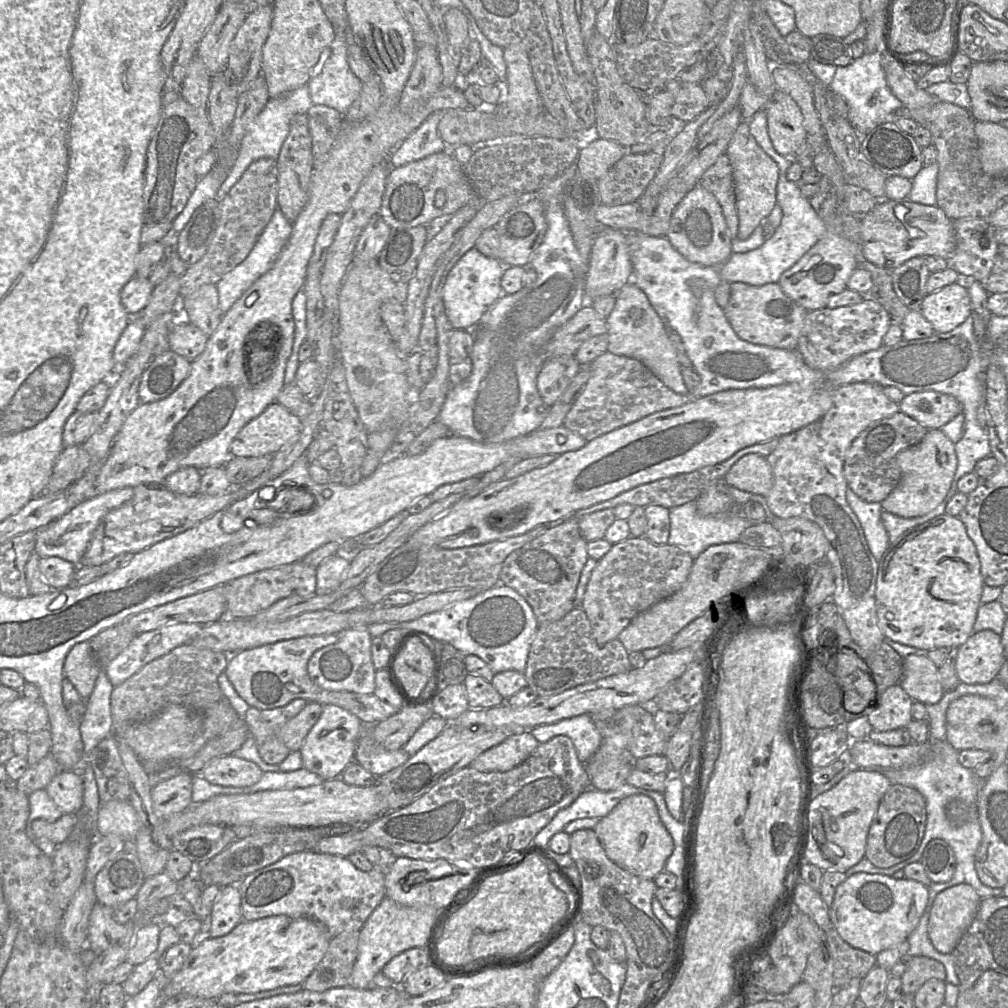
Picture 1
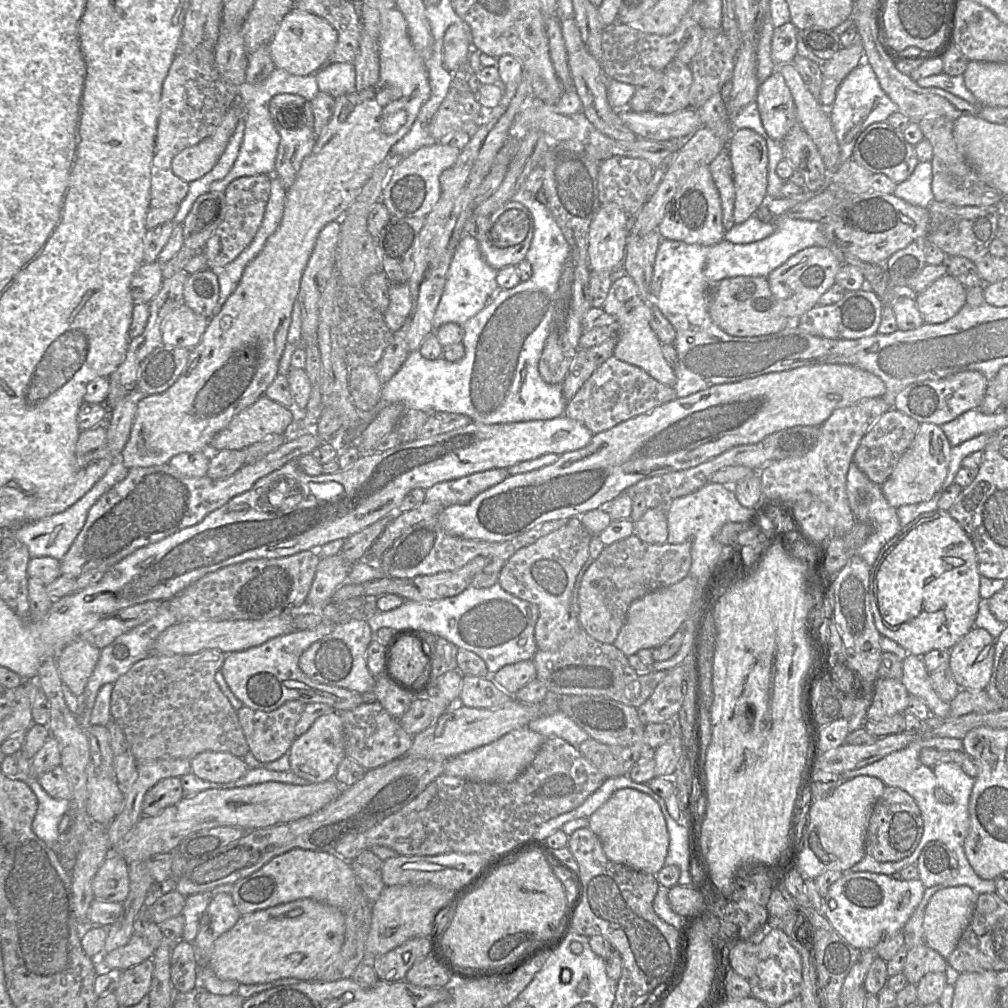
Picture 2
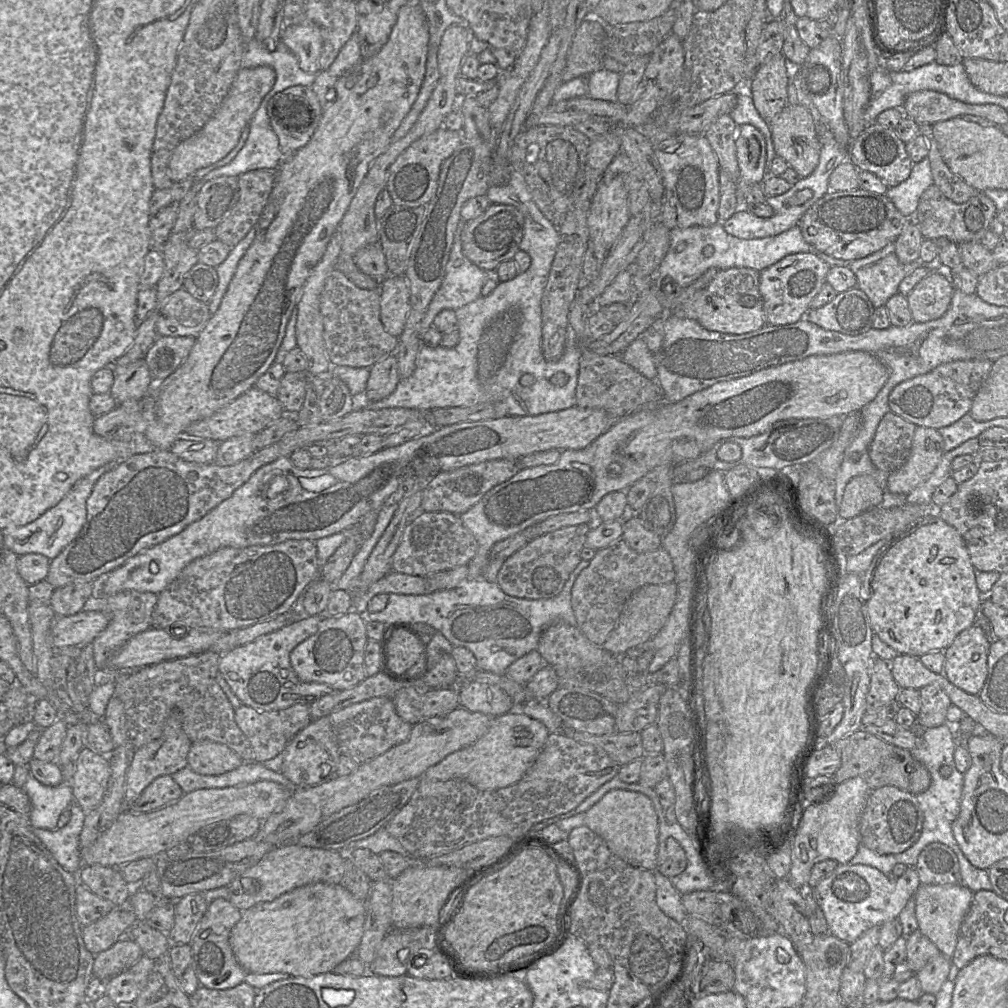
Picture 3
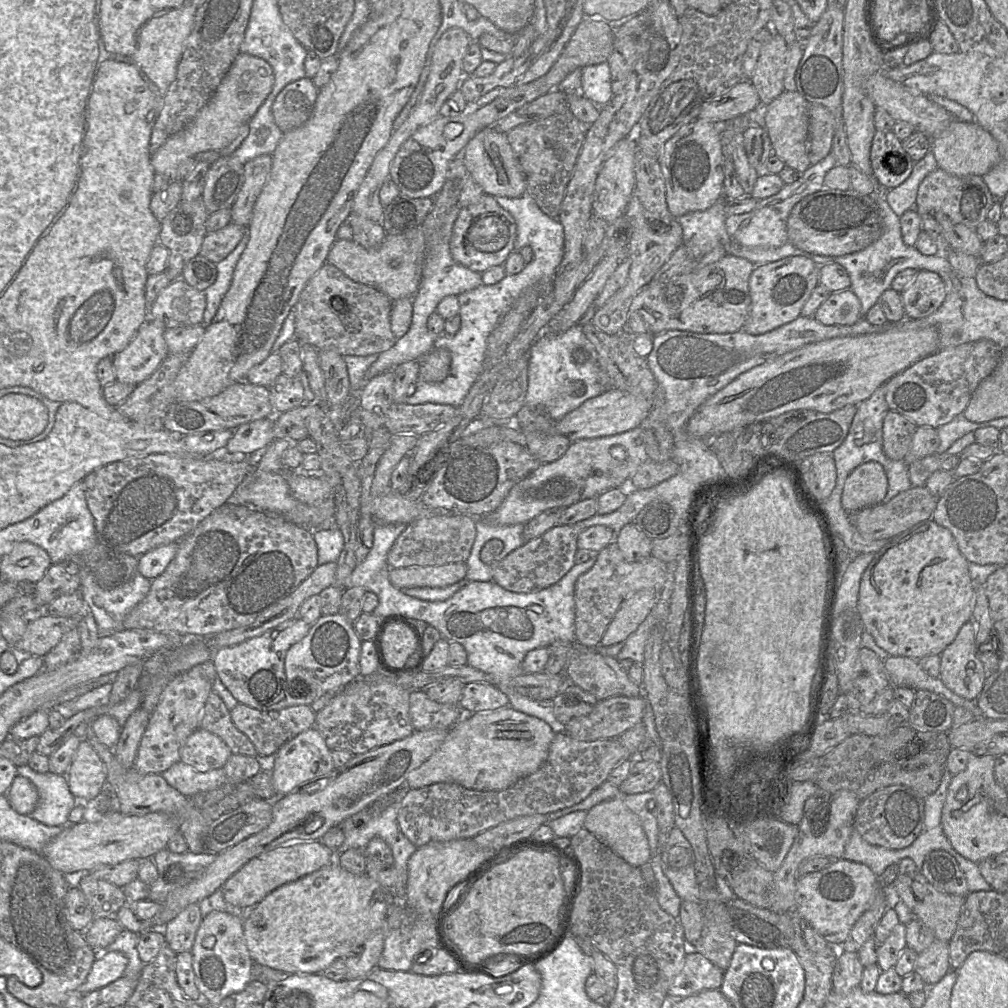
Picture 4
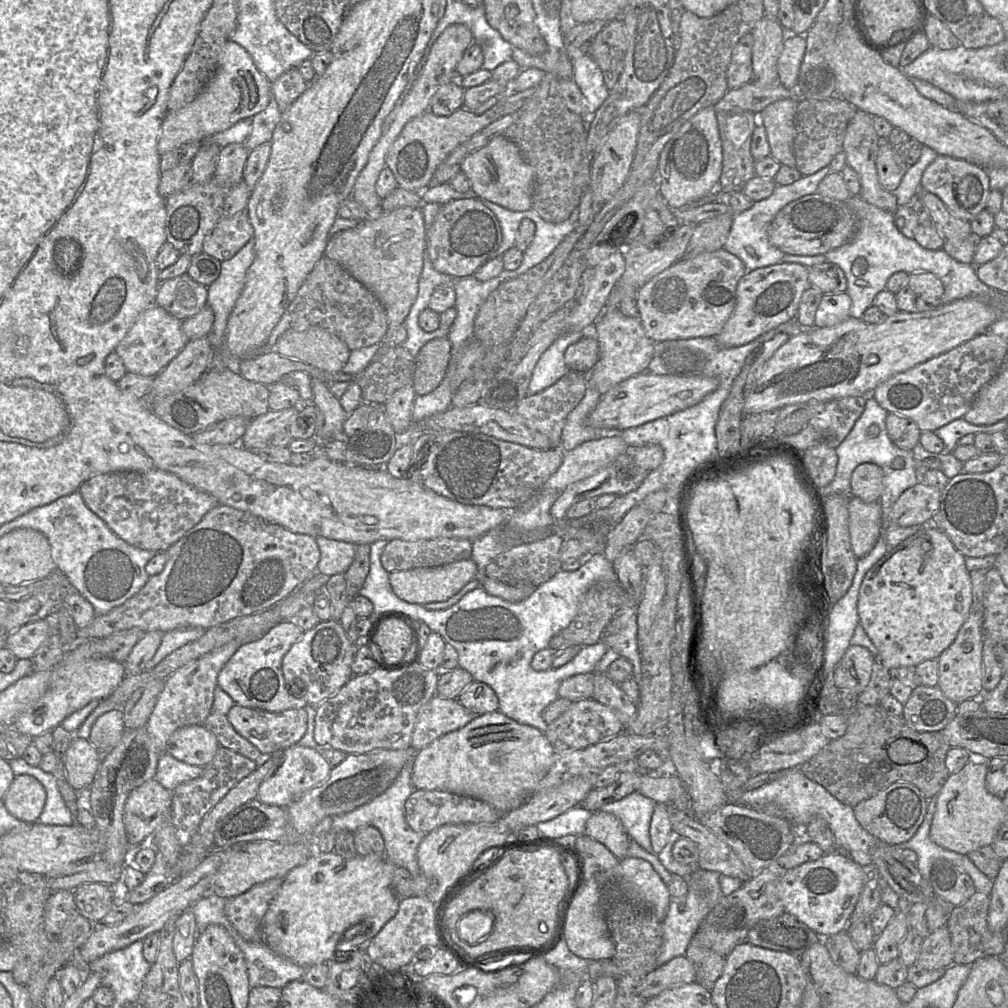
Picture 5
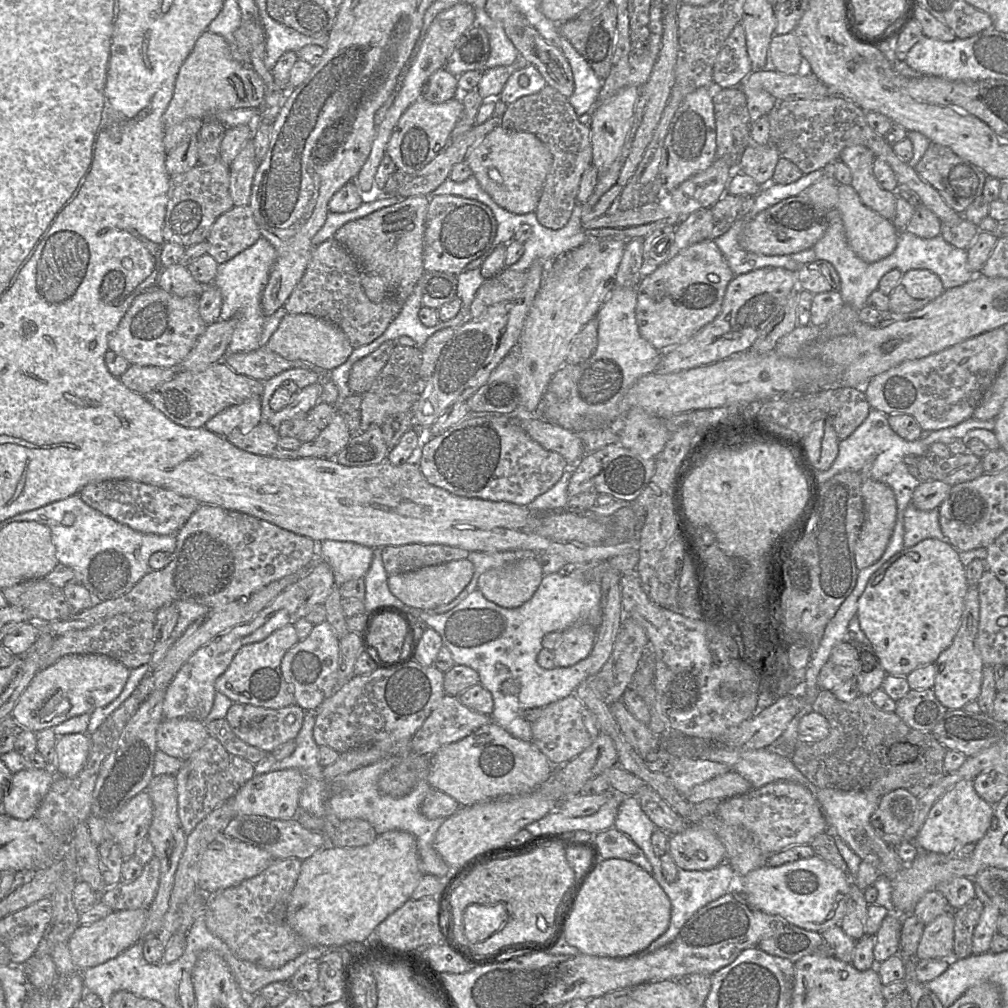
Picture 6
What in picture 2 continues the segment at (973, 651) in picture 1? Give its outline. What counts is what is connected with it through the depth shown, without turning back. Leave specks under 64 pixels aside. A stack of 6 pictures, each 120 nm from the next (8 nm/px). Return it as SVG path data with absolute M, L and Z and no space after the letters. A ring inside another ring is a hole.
M973 627L949 650L949 666L960 689L986 689L993 670L995 642L986 629Z

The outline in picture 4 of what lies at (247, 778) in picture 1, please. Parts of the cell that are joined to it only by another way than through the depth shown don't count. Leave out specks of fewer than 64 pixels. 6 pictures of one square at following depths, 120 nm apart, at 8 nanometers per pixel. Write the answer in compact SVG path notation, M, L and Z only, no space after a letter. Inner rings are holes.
M195 729L180 749L180 761L200 772L222 768L232 754L229 747L215 734Z

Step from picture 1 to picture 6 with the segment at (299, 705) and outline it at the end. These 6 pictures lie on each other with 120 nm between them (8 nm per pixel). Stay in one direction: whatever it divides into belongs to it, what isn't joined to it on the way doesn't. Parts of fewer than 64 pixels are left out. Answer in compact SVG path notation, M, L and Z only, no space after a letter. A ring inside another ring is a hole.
M232 703L227 710L225 719L238 738L251 746L270 753L278 746L296 739L302 727L305 713L306 711L296 704L271 709L251 704Z

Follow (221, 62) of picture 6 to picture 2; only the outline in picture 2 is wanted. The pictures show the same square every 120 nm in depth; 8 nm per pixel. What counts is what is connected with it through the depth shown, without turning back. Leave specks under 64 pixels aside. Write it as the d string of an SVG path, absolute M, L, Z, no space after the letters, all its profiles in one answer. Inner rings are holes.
M232 105L210 136L196 145L183 149L173 157L171 162L173 173L189 183L211 171L224 152L242 114L241 105Z

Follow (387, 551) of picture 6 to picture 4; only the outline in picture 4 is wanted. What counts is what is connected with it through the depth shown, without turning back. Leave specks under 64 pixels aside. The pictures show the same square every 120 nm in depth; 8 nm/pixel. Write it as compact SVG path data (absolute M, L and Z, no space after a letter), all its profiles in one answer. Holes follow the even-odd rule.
M439 513L417 519L407 524L397 538L387 555L387 563L391 568L405 568L466 562L476 537L477 519L457 513Z

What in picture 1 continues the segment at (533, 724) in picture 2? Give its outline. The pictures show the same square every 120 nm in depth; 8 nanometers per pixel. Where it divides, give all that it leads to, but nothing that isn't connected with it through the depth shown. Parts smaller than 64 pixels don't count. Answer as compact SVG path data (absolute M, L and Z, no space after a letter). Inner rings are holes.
M590 714L575 716L553 724L540 725L531 729L530 732L540 744L555 736L568 736L583 764L590 760L602 742L602 736Z

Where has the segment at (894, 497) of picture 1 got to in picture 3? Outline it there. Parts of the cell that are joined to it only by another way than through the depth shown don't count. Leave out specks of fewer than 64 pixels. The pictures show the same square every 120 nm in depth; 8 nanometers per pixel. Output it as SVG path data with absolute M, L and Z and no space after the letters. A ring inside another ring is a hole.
M917 426L907 462L887 478L889 491L893 494L911 493L929 479L944 454L944 440L940 432Z

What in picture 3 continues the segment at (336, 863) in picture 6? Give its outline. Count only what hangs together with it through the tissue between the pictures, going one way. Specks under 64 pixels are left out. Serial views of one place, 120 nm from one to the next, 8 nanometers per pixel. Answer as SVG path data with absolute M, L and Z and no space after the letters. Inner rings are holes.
M312 883L242 911L241 919L230 932L229 943L236 960L247 973L280 972L294 977L314 977L333 972L338 964L354 954L363 935L365 914L365 904L341 884Z

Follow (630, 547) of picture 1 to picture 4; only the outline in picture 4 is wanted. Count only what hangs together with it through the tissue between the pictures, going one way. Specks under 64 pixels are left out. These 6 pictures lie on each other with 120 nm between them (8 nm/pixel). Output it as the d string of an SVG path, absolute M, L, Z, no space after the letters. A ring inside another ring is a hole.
M614 541L599 551L594 565L575 583L575 642L597 647L621 603L640 590L660 592L665 583L666 564L649 556L642 561L628 561Z

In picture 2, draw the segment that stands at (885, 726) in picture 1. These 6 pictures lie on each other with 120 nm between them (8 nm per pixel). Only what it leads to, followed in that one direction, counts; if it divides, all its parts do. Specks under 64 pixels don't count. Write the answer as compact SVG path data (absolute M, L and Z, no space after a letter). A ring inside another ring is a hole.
M878 678L866 720L879 722L895 714L903 714L907 709L909 695L900 680Z

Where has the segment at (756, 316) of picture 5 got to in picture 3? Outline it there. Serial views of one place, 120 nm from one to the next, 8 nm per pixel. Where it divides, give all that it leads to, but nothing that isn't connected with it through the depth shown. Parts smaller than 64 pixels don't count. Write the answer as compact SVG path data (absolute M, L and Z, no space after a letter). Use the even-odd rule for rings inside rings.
M797 253L784 257L760 272L760 293L764 300L767 325L793 324L804 318L810 303L826 283L830 266L813 253Z

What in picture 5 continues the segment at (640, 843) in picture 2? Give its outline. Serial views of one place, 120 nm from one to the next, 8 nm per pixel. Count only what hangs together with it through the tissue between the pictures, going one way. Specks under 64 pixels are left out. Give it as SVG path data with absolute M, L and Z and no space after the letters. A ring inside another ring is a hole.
M602 810L593 812L585 834L606 846L619 860L627 857L629 836L615 815Z

